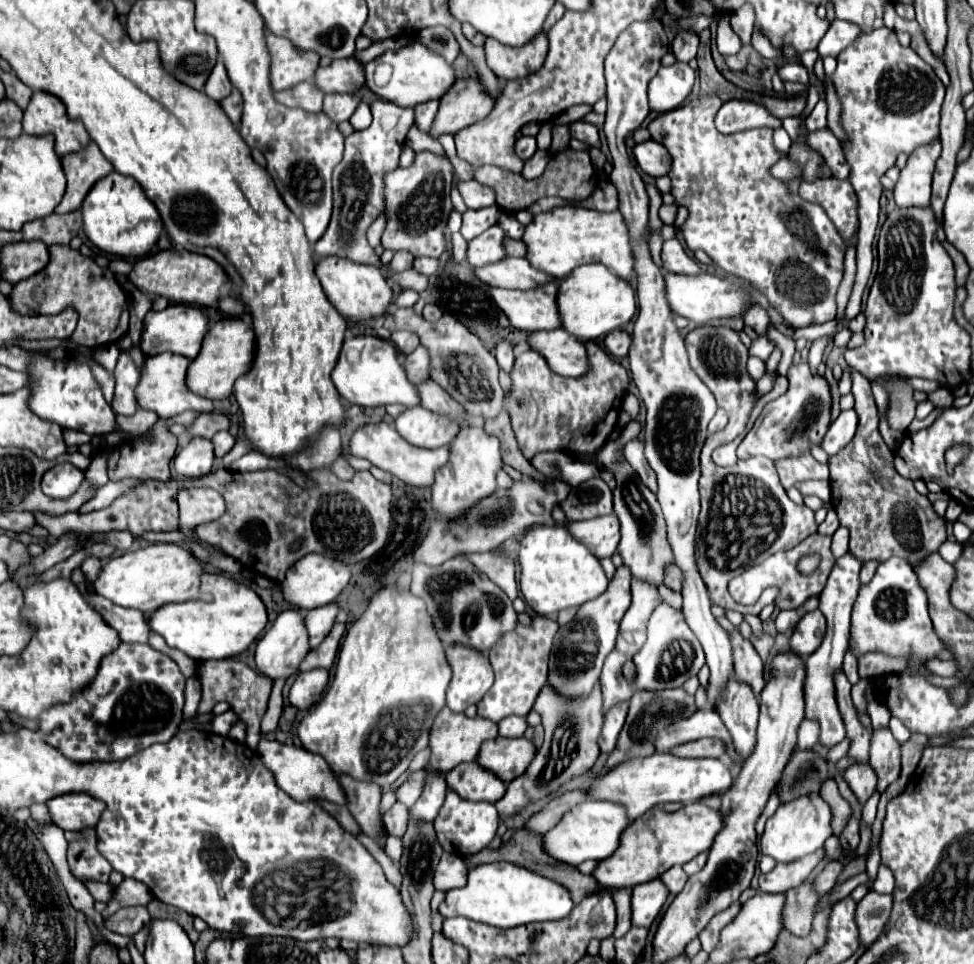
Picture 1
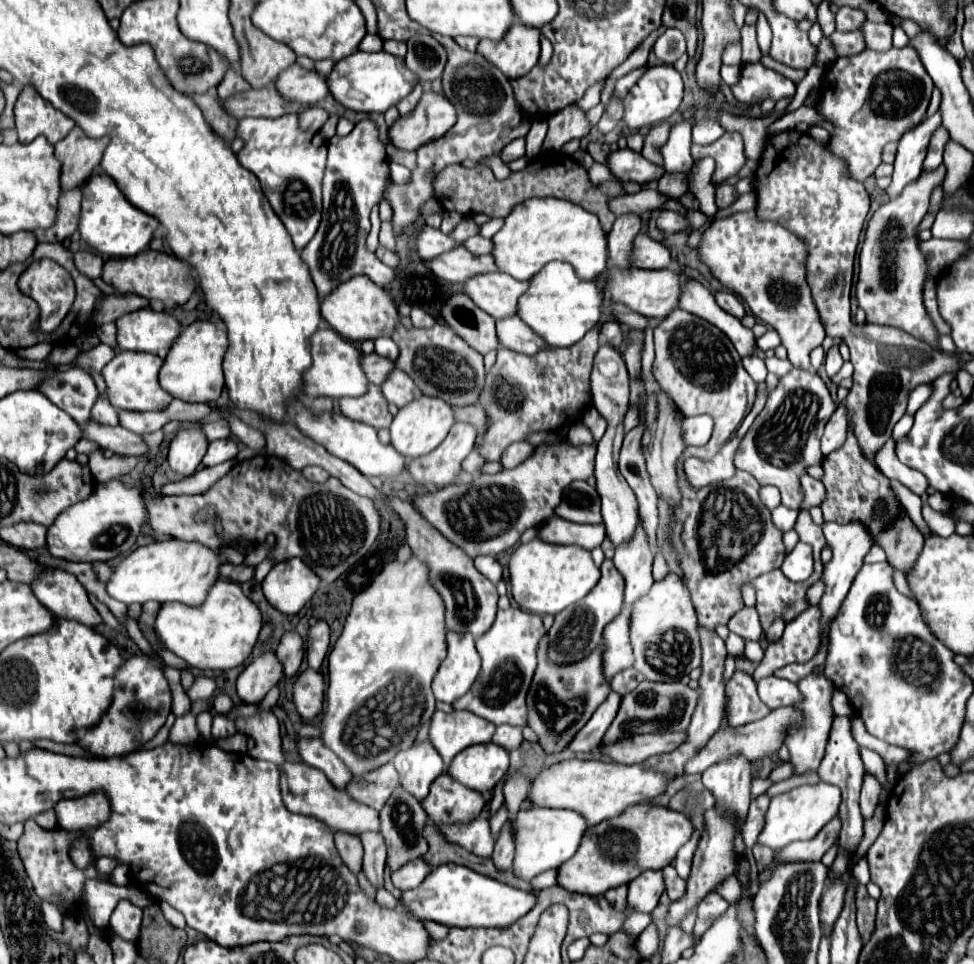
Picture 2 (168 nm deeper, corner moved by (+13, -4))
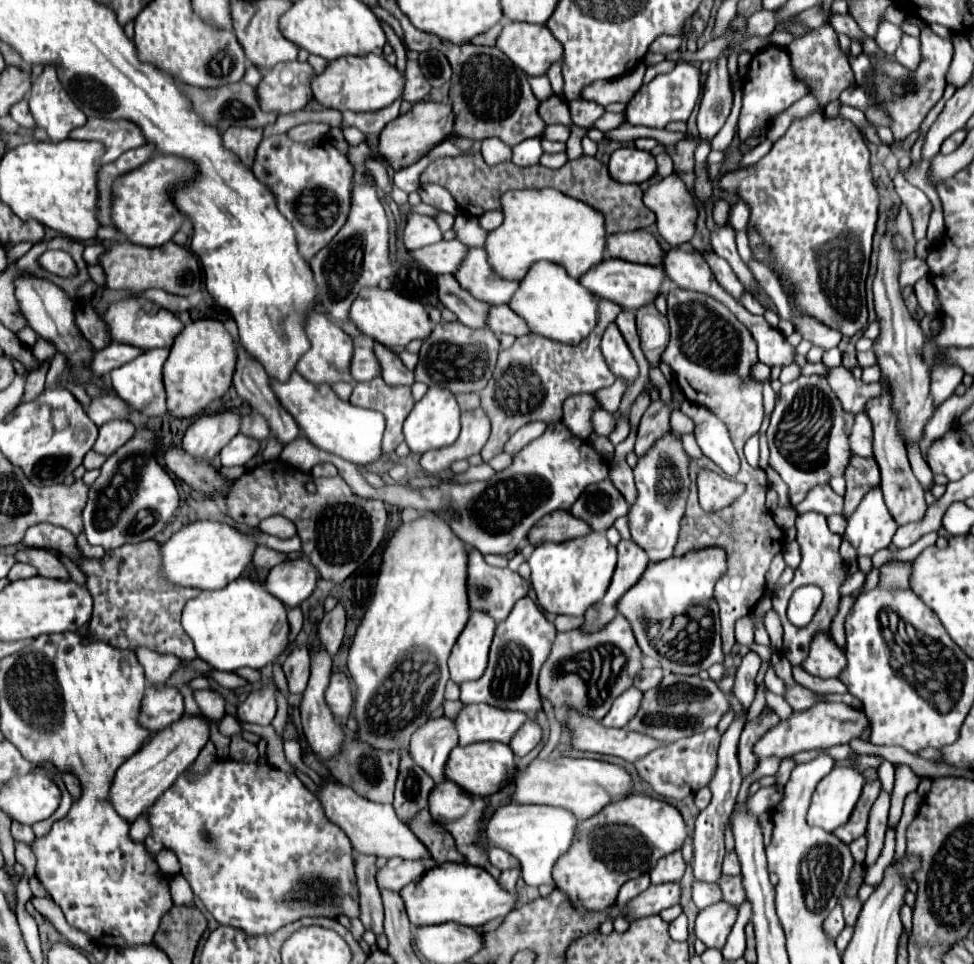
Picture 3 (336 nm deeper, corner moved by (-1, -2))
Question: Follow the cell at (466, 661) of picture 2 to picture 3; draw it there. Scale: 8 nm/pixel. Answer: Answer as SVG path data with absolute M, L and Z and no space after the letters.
M472 612L466 628L458 636L448 668L450 668L450 678L458 684L466 680L478 680L488 662L488 648L492 642L496 630L496 622L490 620L484 612Z

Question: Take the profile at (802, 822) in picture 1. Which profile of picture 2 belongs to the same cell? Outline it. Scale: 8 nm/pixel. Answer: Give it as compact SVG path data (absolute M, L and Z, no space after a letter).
M820 782L816 786L792 788L790 792L778 794L770 802L770 808L768 808L766 820L764 820L764 828L762 828L756 844L768 846L770 850L778 852L784 846L788 846L790 842L810 840L838 814L838 806L840 806L840 788L826 784L826 782Z

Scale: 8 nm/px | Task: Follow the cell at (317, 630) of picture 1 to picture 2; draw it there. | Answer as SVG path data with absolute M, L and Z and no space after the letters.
M292 630L292 632L286 632L276 648L276 656L280 658L280 662L284 664L284 674L286 676L294 676L302 664L302 658L304 658L304 640L302 636Z

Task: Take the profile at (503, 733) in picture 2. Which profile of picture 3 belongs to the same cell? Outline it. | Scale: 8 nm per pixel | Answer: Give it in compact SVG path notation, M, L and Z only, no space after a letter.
M526 722L526 724L518 730L518 734L512 738L510 748L512 748L512 752L514 752L518 758L522 758L522 756L526 756L540 740L542 740L542 728L540 728L536 722Z

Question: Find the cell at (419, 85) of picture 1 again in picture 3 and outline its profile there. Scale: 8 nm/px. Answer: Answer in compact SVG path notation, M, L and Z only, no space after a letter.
M346 56L328 62L322 74L312 80L312 98L324 106L340 112L374 112L390 106L404 92L404 74L390 66L382 56Z

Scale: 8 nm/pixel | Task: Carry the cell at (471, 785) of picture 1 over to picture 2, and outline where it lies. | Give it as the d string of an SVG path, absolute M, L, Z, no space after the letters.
M444 772L432 782L422 806L432 822L468 822L482 812L486 800L478 790L452 780L452 776Z

